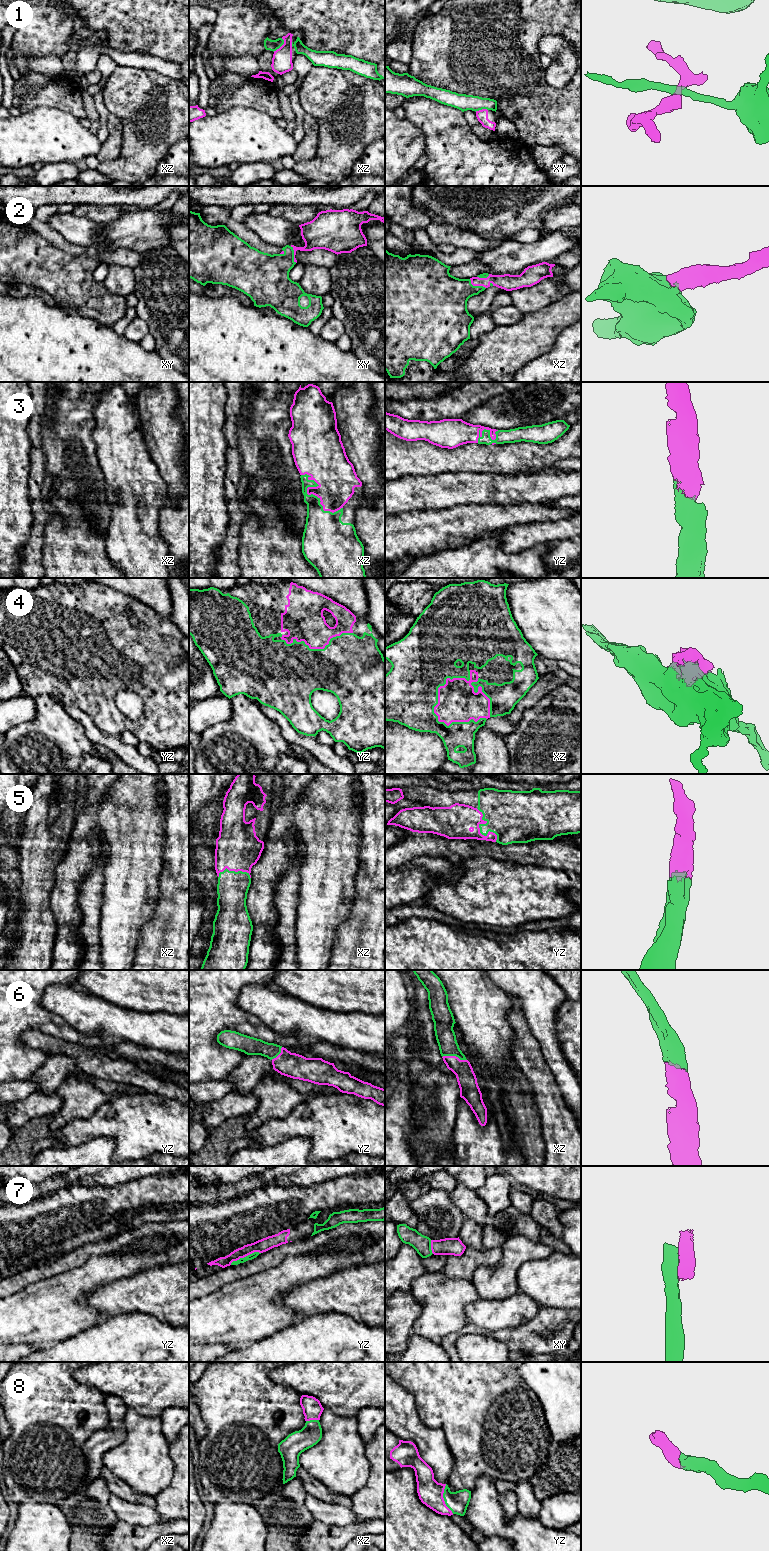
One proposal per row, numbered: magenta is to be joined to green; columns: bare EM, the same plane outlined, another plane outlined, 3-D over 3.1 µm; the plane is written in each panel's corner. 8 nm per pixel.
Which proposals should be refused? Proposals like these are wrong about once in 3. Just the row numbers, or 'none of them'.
1, 7

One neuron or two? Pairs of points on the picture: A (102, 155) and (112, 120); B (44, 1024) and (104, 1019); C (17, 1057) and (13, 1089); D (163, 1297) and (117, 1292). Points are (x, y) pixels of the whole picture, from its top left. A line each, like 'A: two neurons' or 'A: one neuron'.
A: one neuron
B: two neurons
C: two neurons
D: one neuron

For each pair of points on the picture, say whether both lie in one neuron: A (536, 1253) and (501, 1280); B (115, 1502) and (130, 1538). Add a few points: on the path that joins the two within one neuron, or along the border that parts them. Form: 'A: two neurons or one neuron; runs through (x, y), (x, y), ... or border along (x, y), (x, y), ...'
A: one neuron; runs through (526, 1253), (507, 1270)
B: two neurons; border along (119, 1519), (146, 1526)

